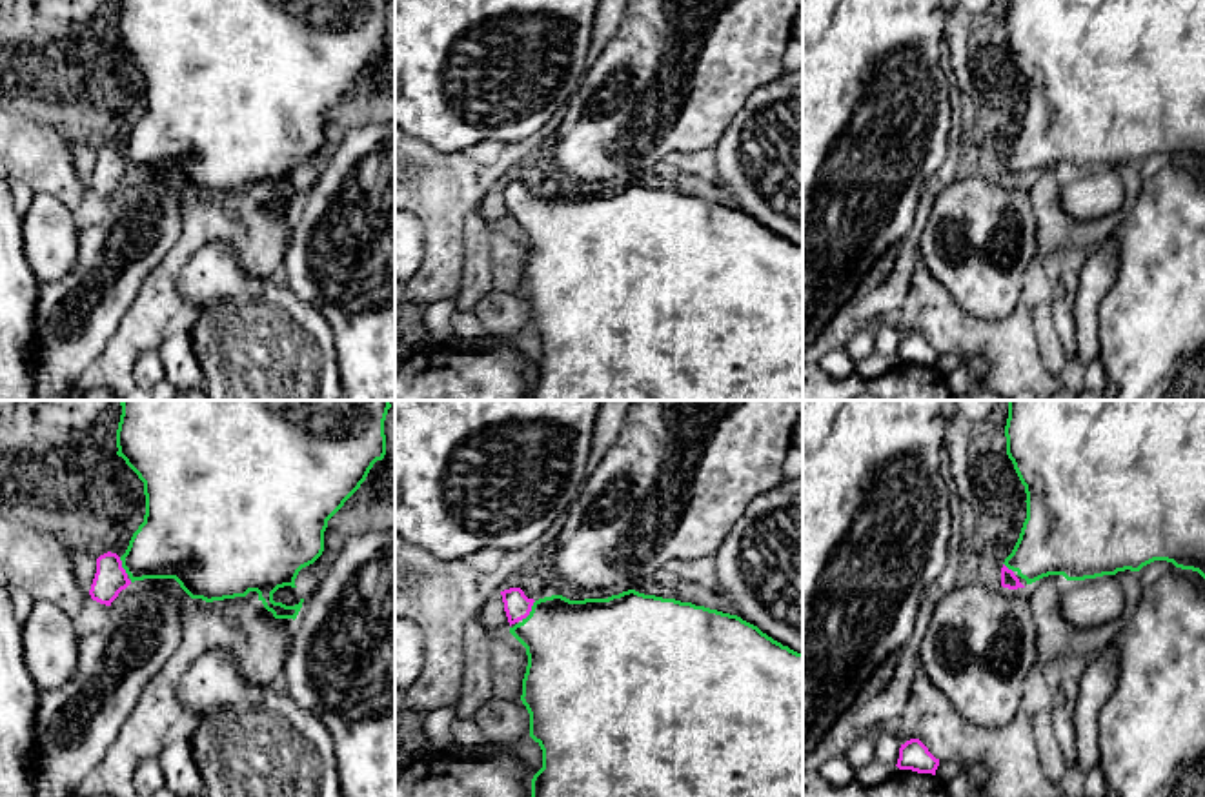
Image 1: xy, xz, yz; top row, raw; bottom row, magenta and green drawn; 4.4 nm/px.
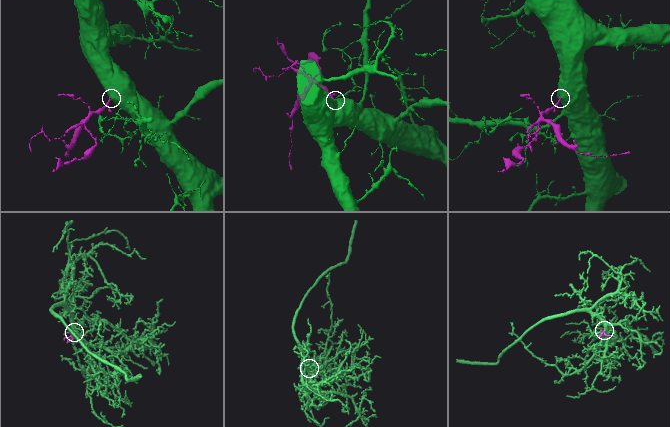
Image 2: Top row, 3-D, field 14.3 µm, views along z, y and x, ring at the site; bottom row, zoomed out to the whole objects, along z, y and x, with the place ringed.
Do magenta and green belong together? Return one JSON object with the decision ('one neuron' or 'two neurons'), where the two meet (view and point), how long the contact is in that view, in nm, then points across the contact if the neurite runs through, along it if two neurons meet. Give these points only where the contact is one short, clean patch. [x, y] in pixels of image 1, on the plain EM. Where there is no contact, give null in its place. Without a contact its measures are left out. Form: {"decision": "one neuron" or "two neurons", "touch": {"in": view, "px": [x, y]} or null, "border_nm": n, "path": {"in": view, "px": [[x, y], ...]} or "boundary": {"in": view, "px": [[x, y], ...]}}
{"decision": "one neuron", "touch": {"in": "xz", "px": [530, 202]}, "border_nm": 110, "path": {"in": "xz", "px": [[517, 199], [530, 202], [574, 239]]}}

